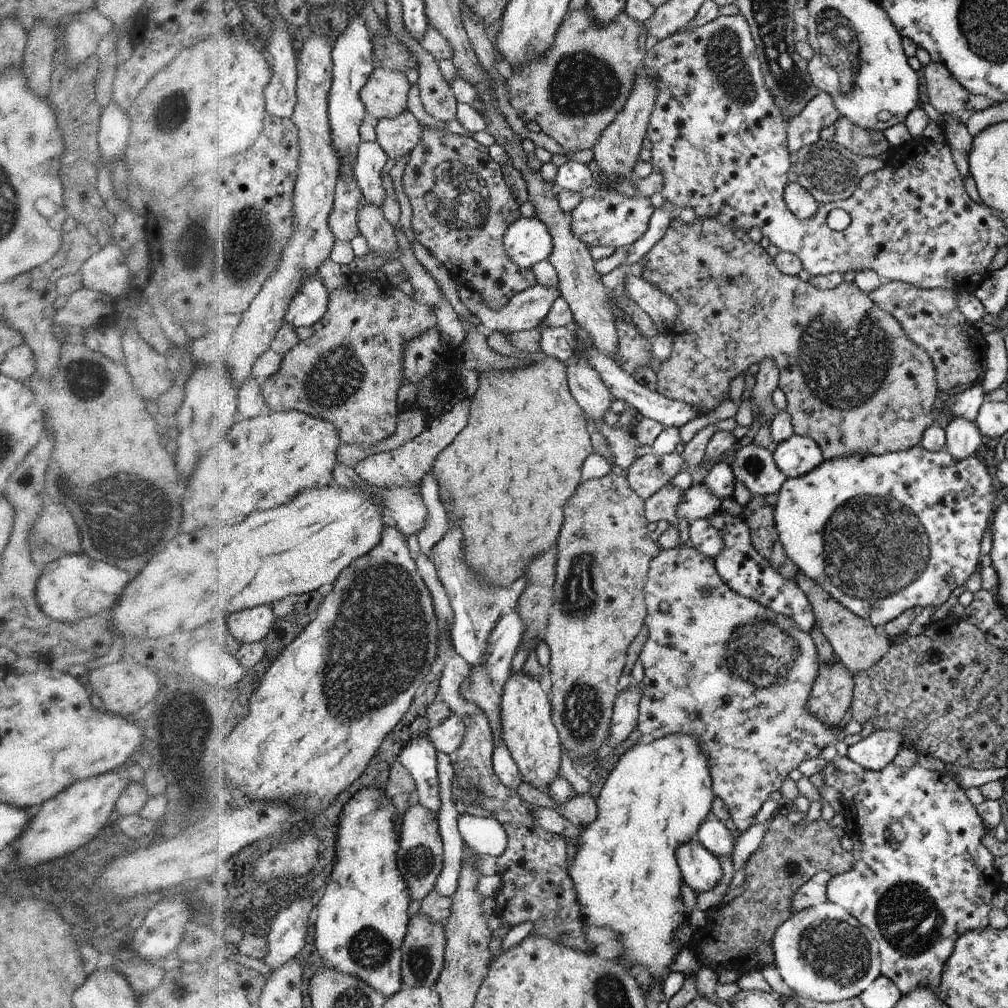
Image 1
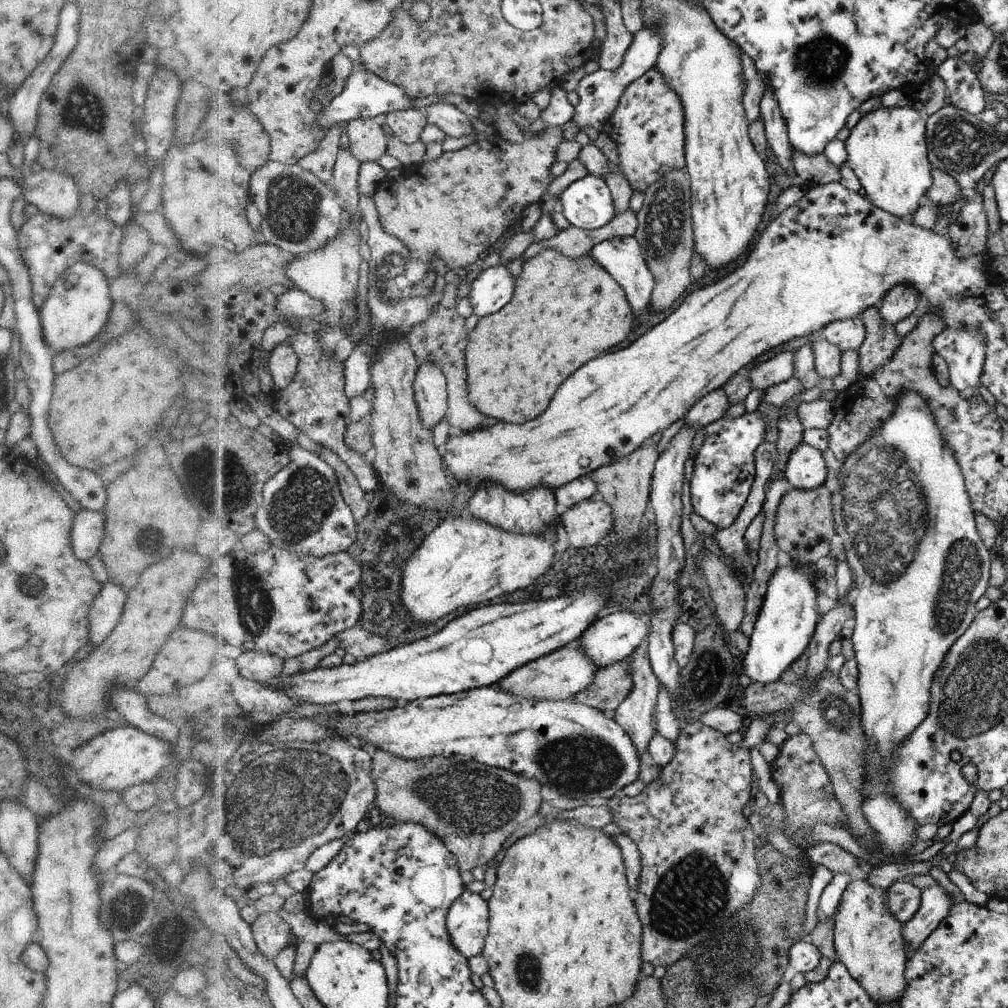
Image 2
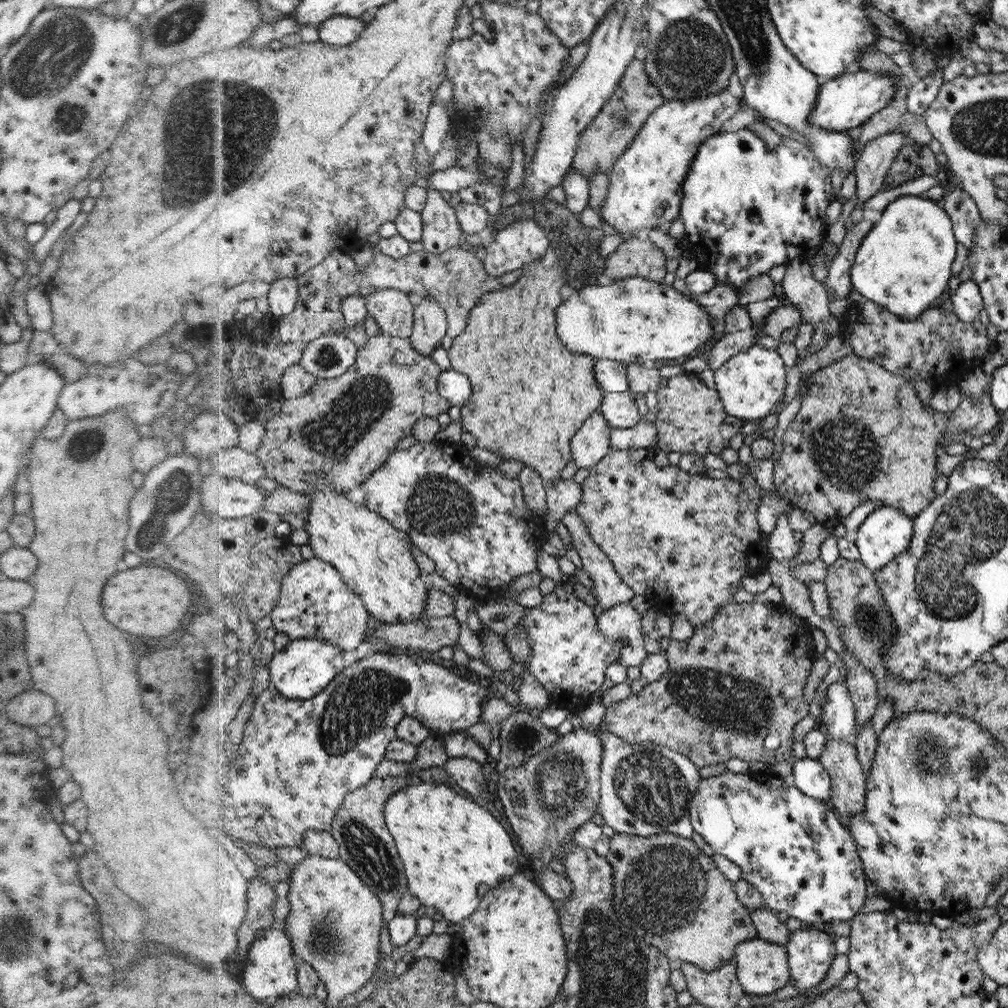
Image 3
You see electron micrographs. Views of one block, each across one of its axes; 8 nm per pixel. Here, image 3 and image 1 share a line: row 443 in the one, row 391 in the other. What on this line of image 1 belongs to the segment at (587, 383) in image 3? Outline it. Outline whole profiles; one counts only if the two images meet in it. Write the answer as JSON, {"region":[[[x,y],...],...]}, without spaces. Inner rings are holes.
{"region":[[[552,357],[542,358],[542,361],[534,361],[534,364],[528,364],[524,368],[514,368],[514,370],[500,370],[500,372],[481,372],[478,377],[478,389],[469,398],[470,414],[468,415],[467,425],[463,428],[458,438],[452,446],[449,446],[440,454],[434,467],[434,478],[438,481],[441,491],[441,502],[447,509],[449,522],[458,522],[462,520],[462,530],[464,530],[464,542],[462,542],[462,552],[464,552],[464,564],[474,572],[474,576],[486,584],[494,586],[512,586],[518,579],[524,576],[529,570],[530,564],[534,562],[548,548],[554,546],[561,534],[561,528],[565,522],[565,507],[569,500],[577,491],[581,484],[582,464],[588,456],[594,452],[593,437],[594,433],[587,425],[588,418],[585,411],[578,404],[569,388],[568,367],[564,362],[558,361]]]}

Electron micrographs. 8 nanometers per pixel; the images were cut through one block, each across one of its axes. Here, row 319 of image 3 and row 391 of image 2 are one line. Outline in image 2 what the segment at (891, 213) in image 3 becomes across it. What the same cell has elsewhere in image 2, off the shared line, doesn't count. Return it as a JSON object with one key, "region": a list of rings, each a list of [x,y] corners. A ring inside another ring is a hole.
{"region":[[[904,390],[904,392],[895,401],[894,411],[881,427],[880,431],[874,433],[854,452],[846,455],[843,459],[844,465],[834,484],[839,490],[840,502],[837,510],[834,512],[834,521],[837,524],[837,532],[842,539],[842,546],[847,553],[847,564],[853,573],[855,581],[855,593],[857,597],[857,615],[854,616],[852,627],[854,634],[852,634],[852,642],[854,643],[854,660],[857,663],[858,687],[856,694],[861,698],[861,712],[862,712],[862,729],[865,730],[866,736],[869,737],[871,743],[871,766],[868,770],[871,772],[869,780],[863,787],[866,800],[864,803],[864,812],[869,824],[875,829],[877,833],[877,840],[883,847],[882,853],[887,855],[889,860],[899,862],[901,857],[906,857],[917,846],[918,838],[914,834],[917,828],[914,828],[916,822],[905,812],[904,806],[896,800],[896,794],[893,792],[892,781],[889,780],[889,768],[893,767],[893,760],[897,759],[897,748],[908,738],[926,719],[929,710],[930,694],[928,690],[932,685],[934,679],[934,672],[938,670],[944,656],[952,647],[952,644],[958,638],[967,632],[970,624],[976,615],[976,602],[982,598],[982,594],[988,588],[988,572],[990,572],[990,562],[992,556],[976,530],[976,522],[974,522],[973,508],[970,508],[969,494],[966,494],[967,489],[964,488],[965,478],[960,472],[960,466],[954,452],[946,445],[945,438],[942,437],[939,421],[927,408],[927,404],[914,390]]]}

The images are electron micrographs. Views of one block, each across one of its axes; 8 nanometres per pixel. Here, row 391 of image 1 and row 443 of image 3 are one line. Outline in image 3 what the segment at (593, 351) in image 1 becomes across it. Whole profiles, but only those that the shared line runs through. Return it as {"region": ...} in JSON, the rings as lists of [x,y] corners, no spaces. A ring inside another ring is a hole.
{"region":[[[642,419],[637,425],[627,429],[610,429],[611,447],[616,450],[658,448],[658,430],[654,422]]]}

